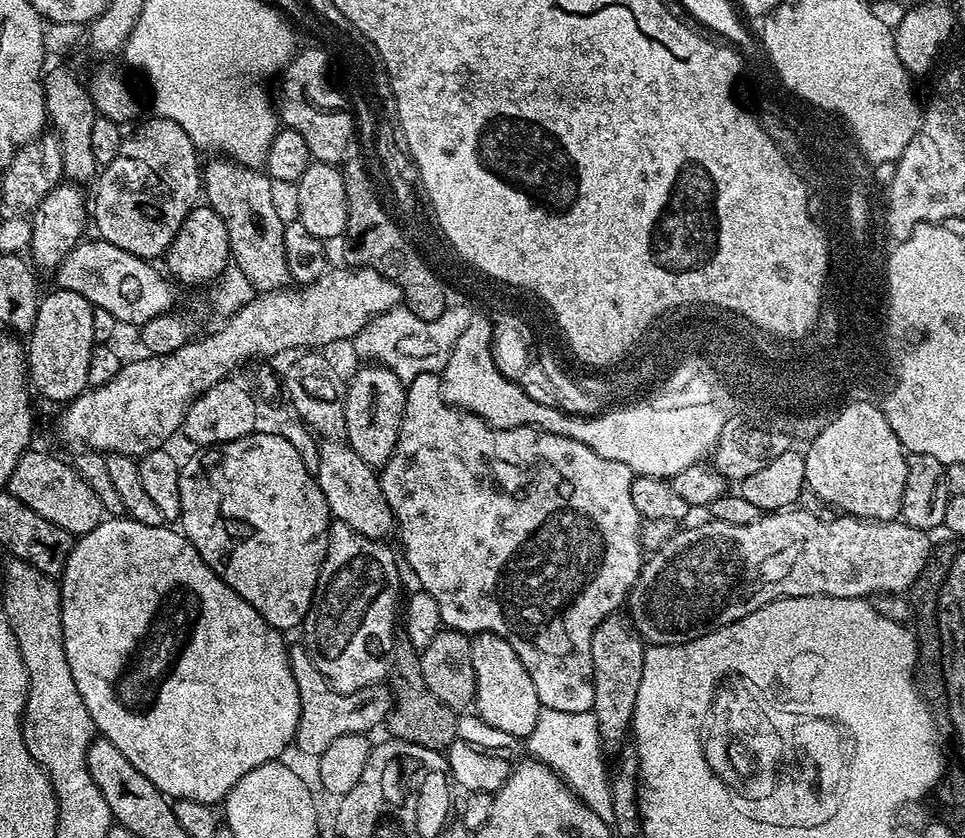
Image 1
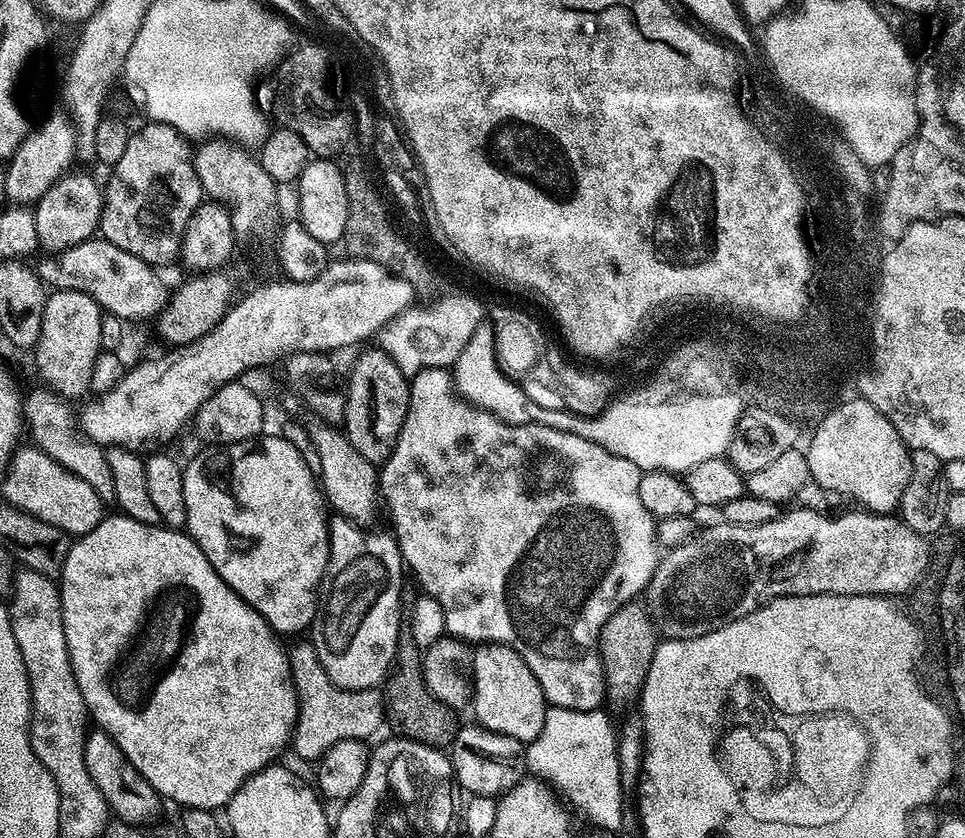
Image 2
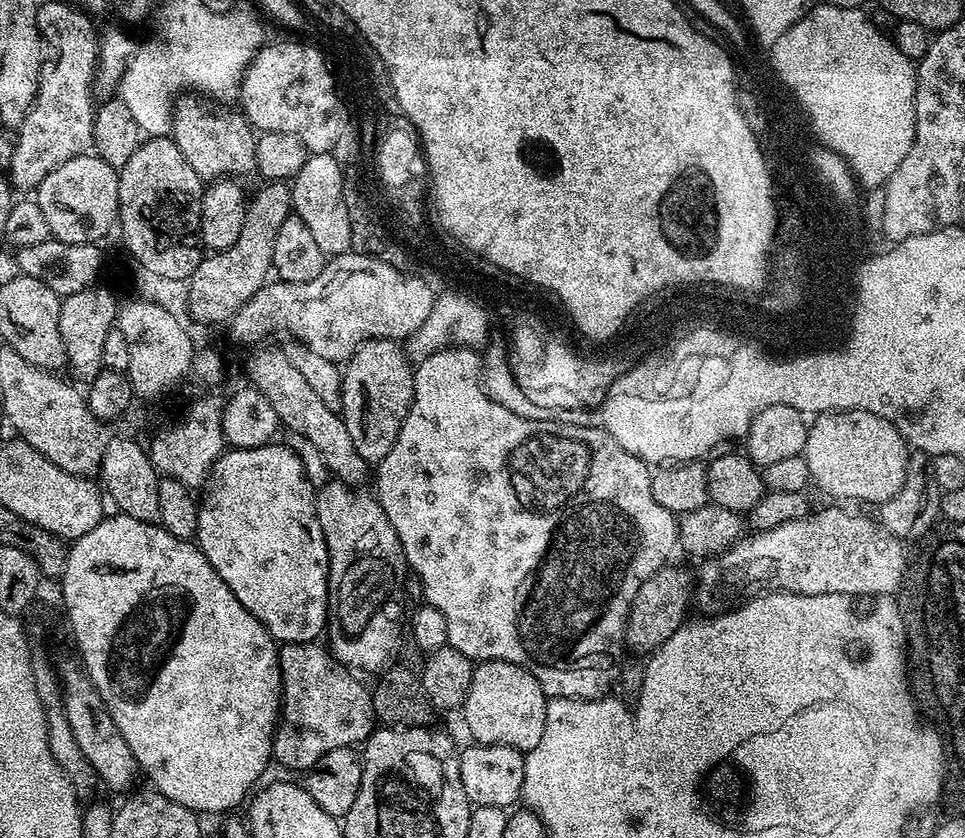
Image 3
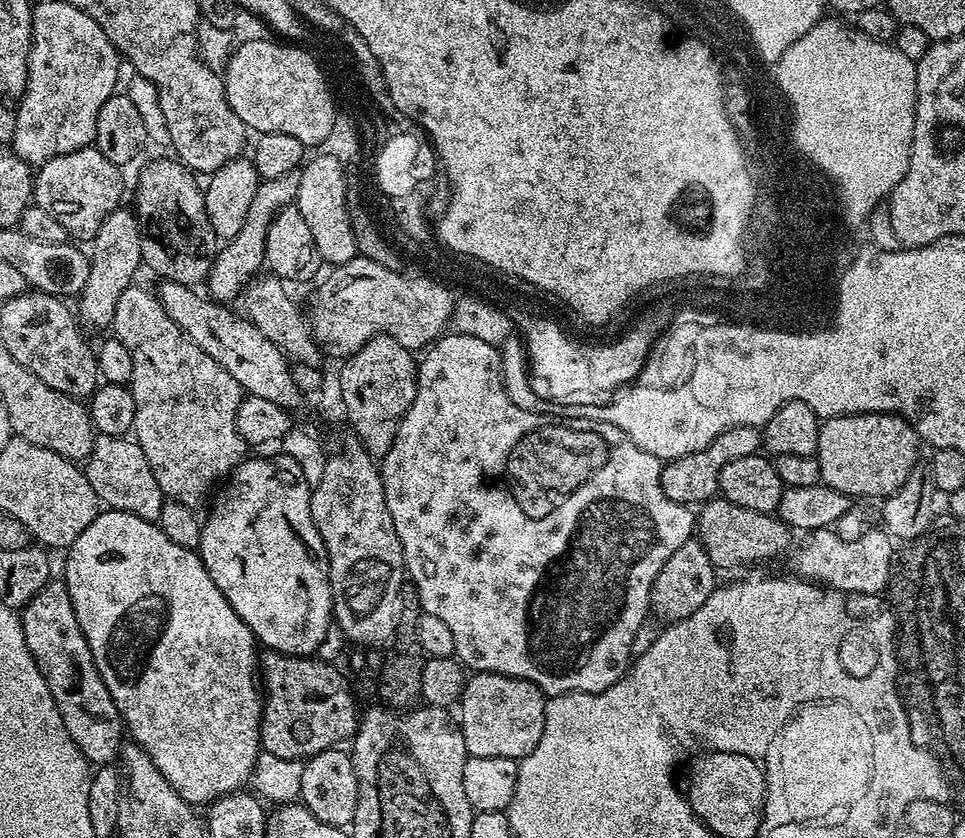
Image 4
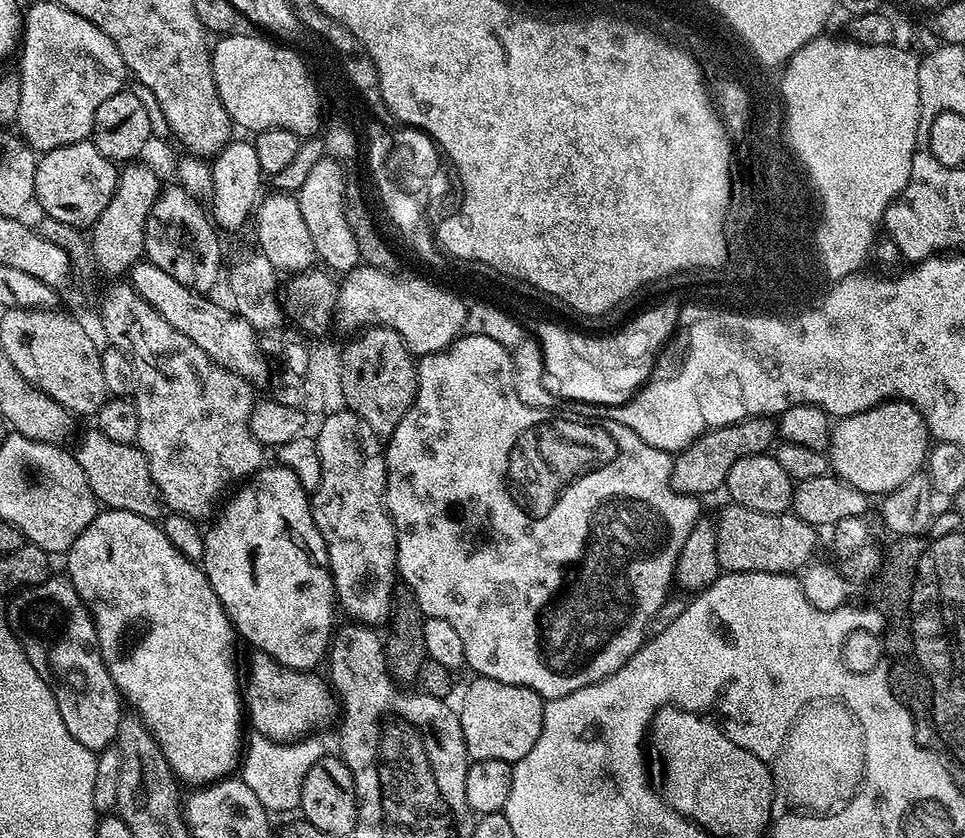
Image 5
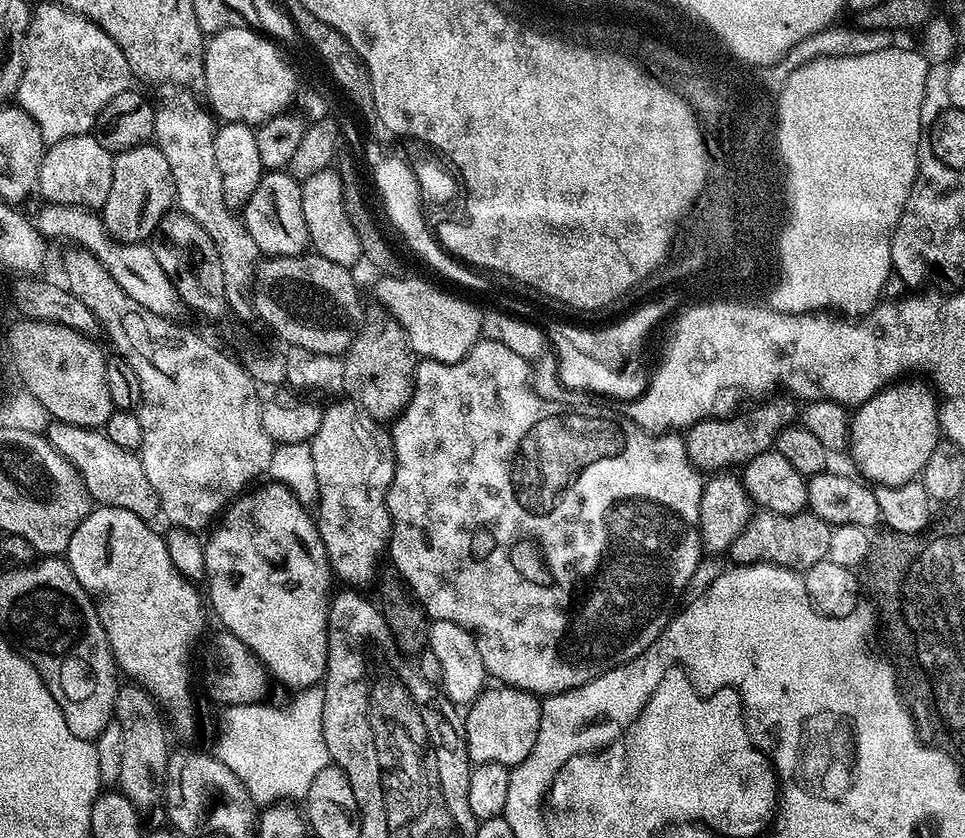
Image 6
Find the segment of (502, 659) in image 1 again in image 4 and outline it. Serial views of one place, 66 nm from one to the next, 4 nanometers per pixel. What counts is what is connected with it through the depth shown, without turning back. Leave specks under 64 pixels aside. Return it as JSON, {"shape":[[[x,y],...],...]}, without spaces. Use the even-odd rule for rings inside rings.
{"shape":[[[477,672],[469,675],[464,681],[464,692],[458,701],[459,708],[458,727],[464,734],[469,756],[506,758],[519,762],[531,754],[542,738],[546,722],[546,694],[529,680],[497,672]]]}

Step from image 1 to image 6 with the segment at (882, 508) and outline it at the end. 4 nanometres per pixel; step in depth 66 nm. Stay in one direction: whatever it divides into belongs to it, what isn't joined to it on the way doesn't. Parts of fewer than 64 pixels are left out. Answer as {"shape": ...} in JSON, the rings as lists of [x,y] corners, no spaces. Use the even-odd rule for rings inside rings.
{"shape":[[[893,383],[850,416],[847,451],[852,452],[855,471],[876,486],[902,486],[917,479],[942,438],[937,397],[926,384],[908,383]]]}

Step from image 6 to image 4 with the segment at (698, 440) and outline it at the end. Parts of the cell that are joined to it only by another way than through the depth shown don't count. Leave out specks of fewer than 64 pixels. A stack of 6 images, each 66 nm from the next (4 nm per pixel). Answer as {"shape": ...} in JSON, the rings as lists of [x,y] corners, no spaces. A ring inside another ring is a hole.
{"shape":[[[734,426],[714,438],[710,446],[698,450],[694,454],[686,454],[682,458],[667,461],[660,469],[662,494],[670,498],[670,502],[678,502],[689,506],[708,503],[720,491],[720,475],[726,462],[734,462],[734,458],[746,458],[757,455],[762,448],[762,432],[760,428],[750,426]]]}

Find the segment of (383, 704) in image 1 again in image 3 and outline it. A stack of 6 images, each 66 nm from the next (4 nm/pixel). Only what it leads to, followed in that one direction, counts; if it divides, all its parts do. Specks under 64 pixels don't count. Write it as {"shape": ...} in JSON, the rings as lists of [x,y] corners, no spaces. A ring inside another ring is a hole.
{"shape":[[[323,643],[280,644],[280,718],[272,738],[272,760],[300,774],[330,750],[361,745],[375,731],[371,691],[329,653]]]}

